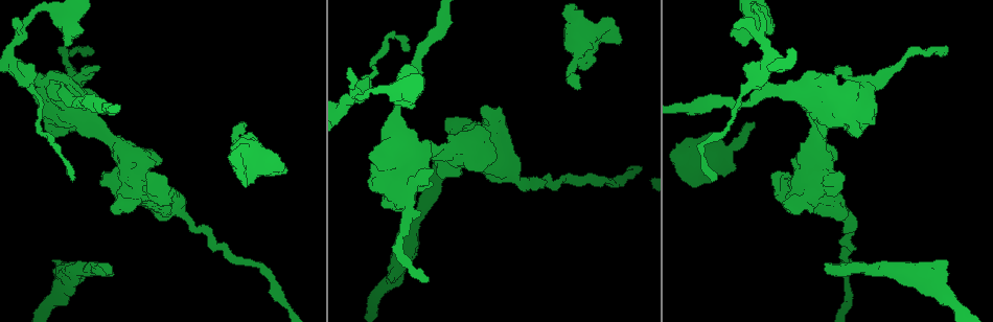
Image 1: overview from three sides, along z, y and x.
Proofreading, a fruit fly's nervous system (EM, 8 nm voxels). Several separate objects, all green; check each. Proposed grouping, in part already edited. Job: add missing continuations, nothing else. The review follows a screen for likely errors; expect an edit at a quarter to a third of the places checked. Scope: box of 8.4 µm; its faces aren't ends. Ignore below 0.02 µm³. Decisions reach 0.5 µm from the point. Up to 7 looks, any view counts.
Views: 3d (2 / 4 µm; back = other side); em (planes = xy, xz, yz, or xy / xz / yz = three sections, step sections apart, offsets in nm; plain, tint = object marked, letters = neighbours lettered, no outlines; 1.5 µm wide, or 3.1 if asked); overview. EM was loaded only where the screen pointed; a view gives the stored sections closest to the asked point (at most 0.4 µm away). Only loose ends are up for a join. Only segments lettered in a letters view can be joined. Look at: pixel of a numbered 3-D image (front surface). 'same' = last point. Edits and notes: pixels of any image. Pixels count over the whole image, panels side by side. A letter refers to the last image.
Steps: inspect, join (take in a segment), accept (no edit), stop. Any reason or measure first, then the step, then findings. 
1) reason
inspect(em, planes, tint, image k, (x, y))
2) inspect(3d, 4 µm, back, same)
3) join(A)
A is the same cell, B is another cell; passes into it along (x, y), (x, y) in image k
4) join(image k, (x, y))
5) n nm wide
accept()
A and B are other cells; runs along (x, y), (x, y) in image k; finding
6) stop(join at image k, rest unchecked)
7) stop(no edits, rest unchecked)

long arm stops here
inspect(3d, 4 µm, image 1, (427, 280))

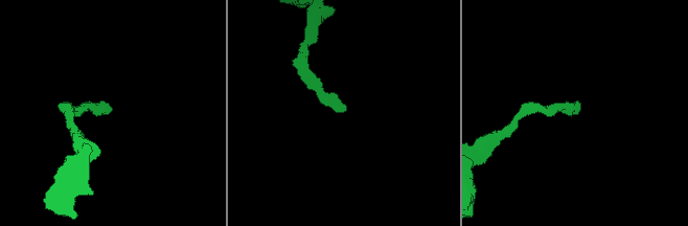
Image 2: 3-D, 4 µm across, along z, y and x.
inspect(em, planes, letters, image 2, (109, 112))

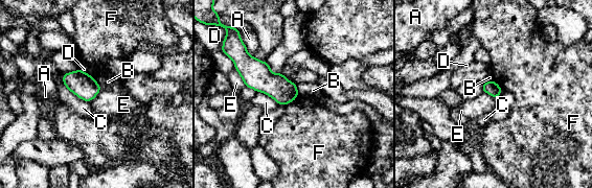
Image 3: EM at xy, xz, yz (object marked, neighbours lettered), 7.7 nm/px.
accept()
A, B, C, D, E and F are other cells; border along (235, 69), (245, 85) in image 3; no lettered segment goes on from it

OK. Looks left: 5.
stops while still wide
inspect(em, yz, step 8, letters, image 1, (742, 46))

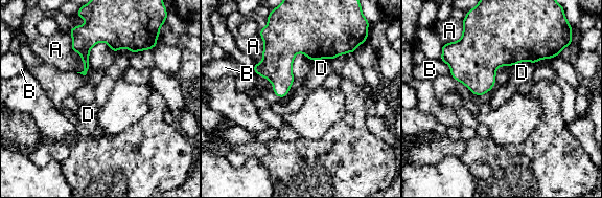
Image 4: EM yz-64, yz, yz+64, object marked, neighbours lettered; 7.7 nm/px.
inspect(em, xy, step 8, letters, same)

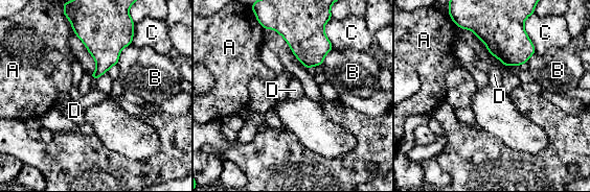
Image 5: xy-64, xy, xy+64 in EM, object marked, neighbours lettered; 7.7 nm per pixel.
accept()
A, B, C and D are other cells; border along (131, 43), (121, 50), (116, 64) in image 5; none of them fits

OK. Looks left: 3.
free end
inspect(3d, 4 µm, image 1, (246, 126))

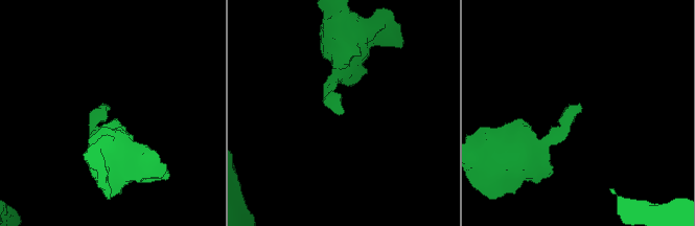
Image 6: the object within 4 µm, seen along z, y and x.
shape alone is not enough
inspect(em, planes, letters, image 6, (108, 106))

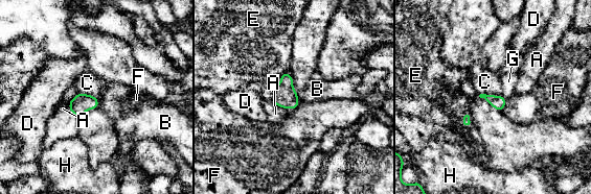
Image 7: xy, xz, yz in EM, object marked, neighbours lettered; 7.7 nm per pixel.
join(G)
G is the same cell, A, B, C, D, E, F and H are other cells; passes into it along (498, 102), (503, 98), (508, 81) in image 7; the neuron continues

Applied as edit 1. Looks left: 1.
stop(join at image 7, rest unchecked)

